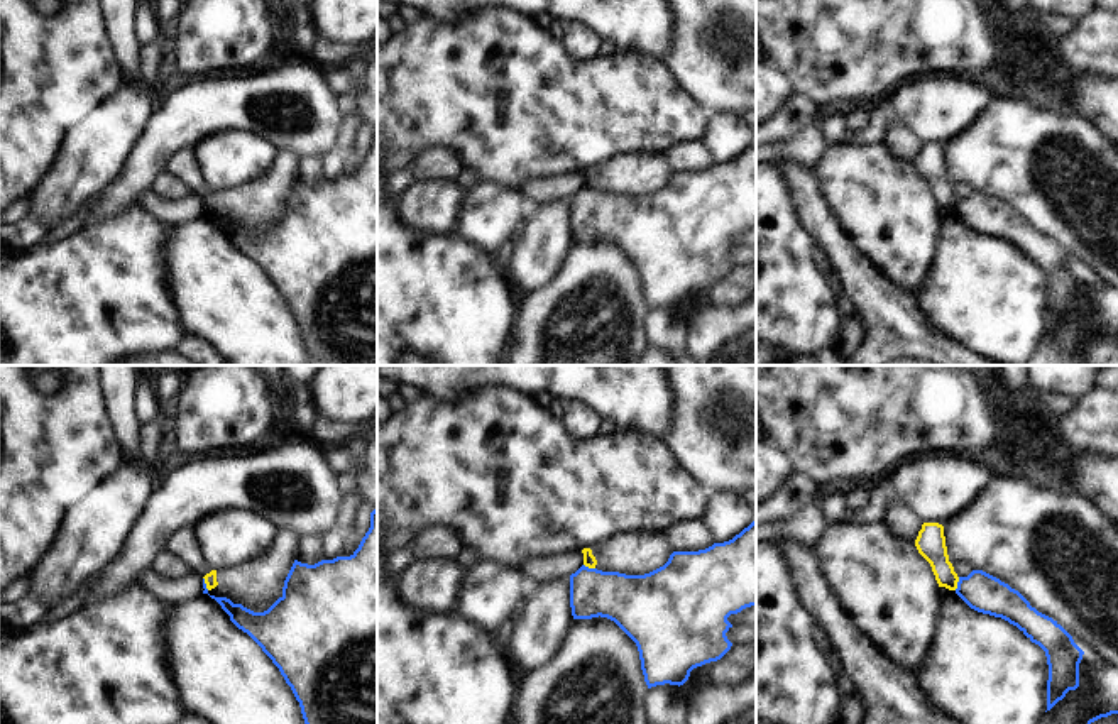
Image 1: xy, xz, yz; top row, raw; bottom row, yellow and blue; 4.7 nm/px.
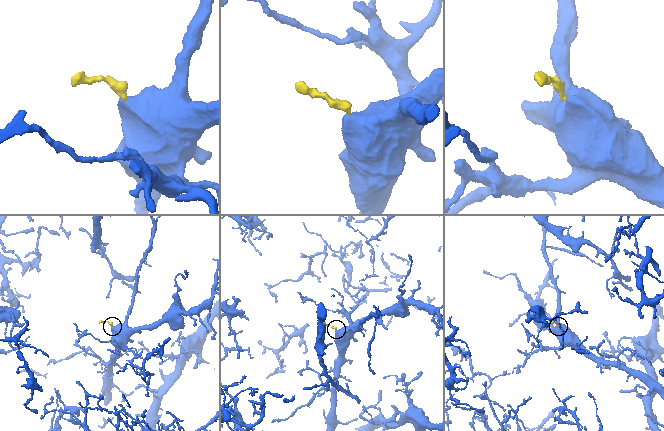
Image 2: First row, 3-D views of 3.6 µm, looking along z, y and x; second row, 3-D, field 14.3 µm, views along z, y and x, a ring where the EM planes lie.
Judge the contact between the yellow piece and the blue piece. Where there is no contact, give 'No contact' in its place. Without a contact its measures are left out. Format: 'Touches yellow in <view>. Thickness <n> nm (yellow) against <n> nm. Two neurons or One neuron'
Touches yellow in yz. Thickness 140 nm (yellow) against 190 nm. Two neurons

